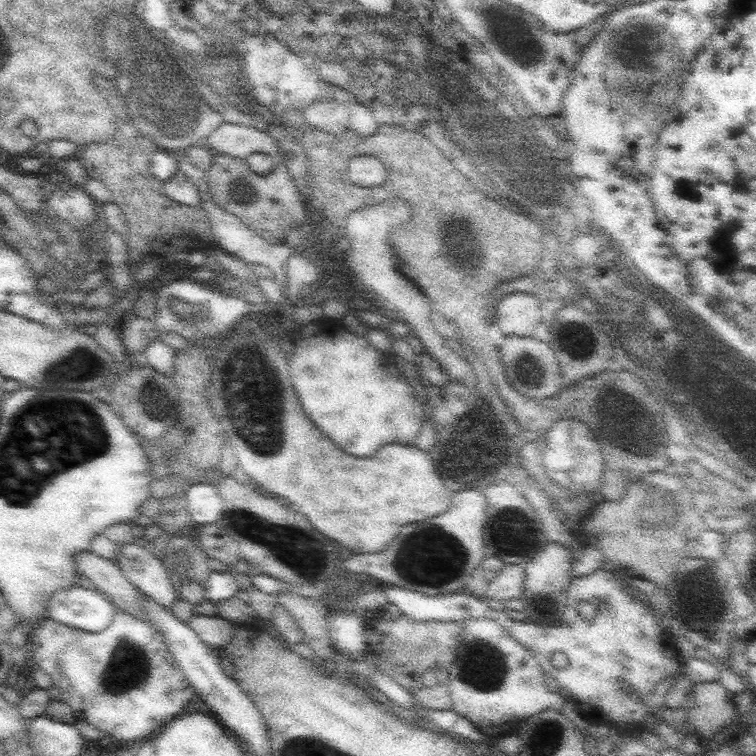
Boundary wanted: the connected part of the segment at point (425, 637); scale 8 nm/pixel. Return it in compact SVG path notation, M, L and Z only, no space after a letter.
M385 612L371 614L365 620L367 650L379 656L373 666L381 672L381 676L391 678L411 696L415 696L423 686L423 672L429 668L451 666L451 660L461 646L461 632L465 628L465 622L415 622L405 614L393 620Z

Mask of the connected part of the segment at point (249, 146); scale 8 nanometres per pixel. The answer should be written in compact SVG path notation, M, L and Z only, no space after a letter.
M223 122L207 136L207 146L215 150L215 154L241 160L247 160L251 154L269 154L271 158L279 156L279 146L275 140L261 130L255 130L251 124Z

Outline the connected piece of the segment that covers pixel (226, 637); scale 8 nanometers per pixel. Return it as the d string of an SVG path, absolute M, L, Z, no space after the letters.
M193 616L189 620L189 628L197 632L197 636L211 648L227 646L235 634L235 626L221 616Z

